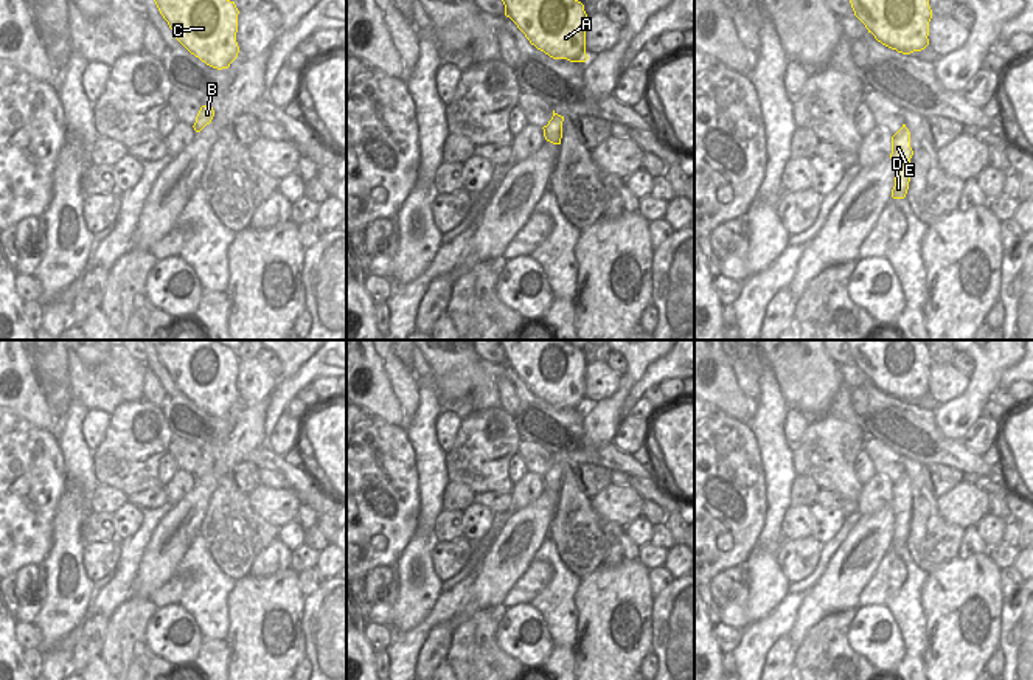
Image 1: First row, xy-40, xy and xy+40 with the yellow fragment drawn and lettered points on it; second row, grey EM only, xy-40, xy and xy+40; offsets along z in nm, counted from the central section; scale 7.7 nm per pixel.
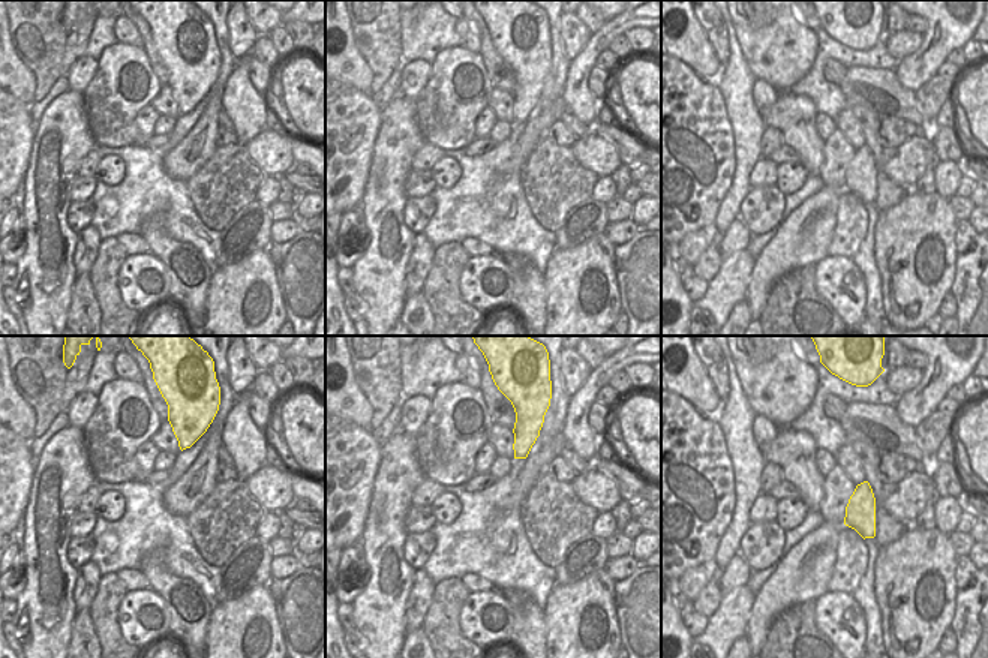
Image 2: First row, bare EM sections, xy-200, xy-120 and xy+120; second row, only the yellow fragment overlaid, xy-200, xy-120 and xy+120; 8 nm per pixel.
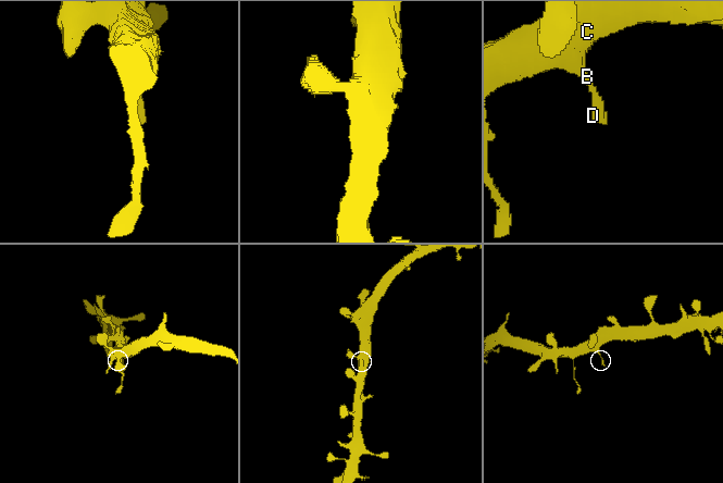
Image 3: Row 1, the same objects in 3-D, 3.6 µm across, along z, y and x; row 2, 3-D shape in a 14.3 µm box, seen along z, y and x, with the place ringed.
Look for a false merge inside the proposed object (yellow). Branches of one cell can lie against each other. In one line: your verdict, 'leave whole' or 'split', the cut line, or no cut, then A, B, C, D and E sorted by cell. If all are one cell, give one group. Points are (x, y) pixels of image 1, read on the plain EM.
leave whole | no cut | A B C D E

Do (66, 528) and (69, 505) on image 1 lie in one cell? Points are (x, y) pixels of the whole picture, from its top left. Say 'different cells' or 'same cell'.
same cell

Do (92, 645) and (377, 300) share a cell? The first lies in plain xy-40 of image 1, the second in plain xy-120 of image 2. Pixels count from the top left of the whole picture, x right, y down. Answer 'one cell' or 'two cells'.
two cells

